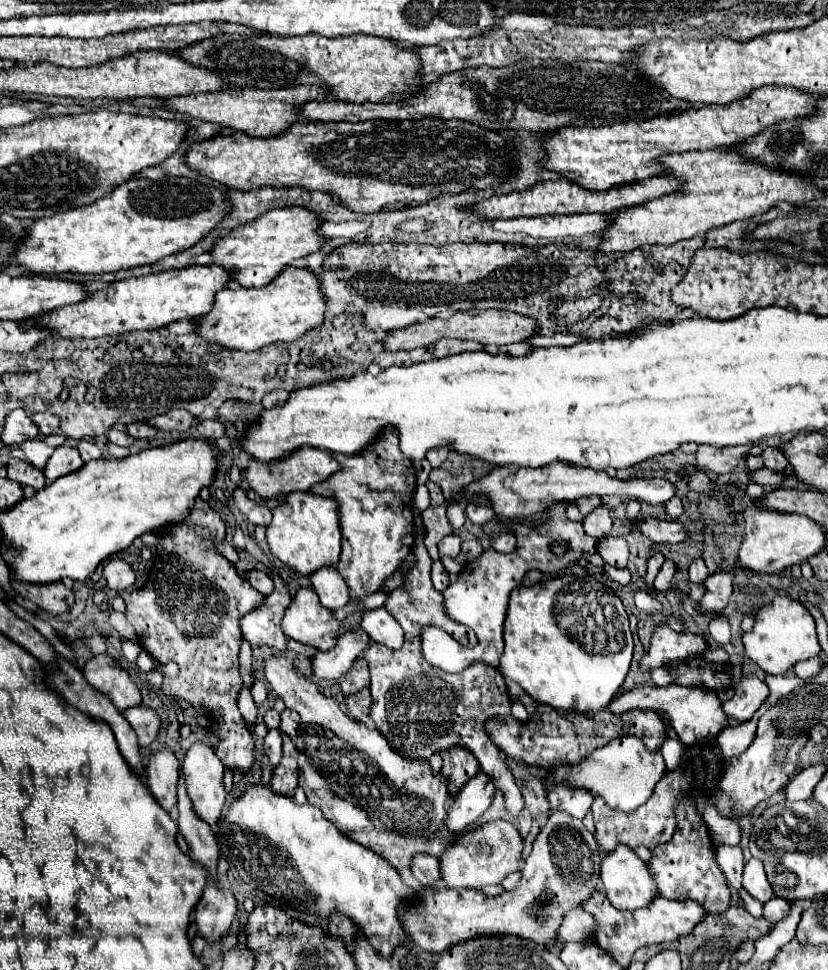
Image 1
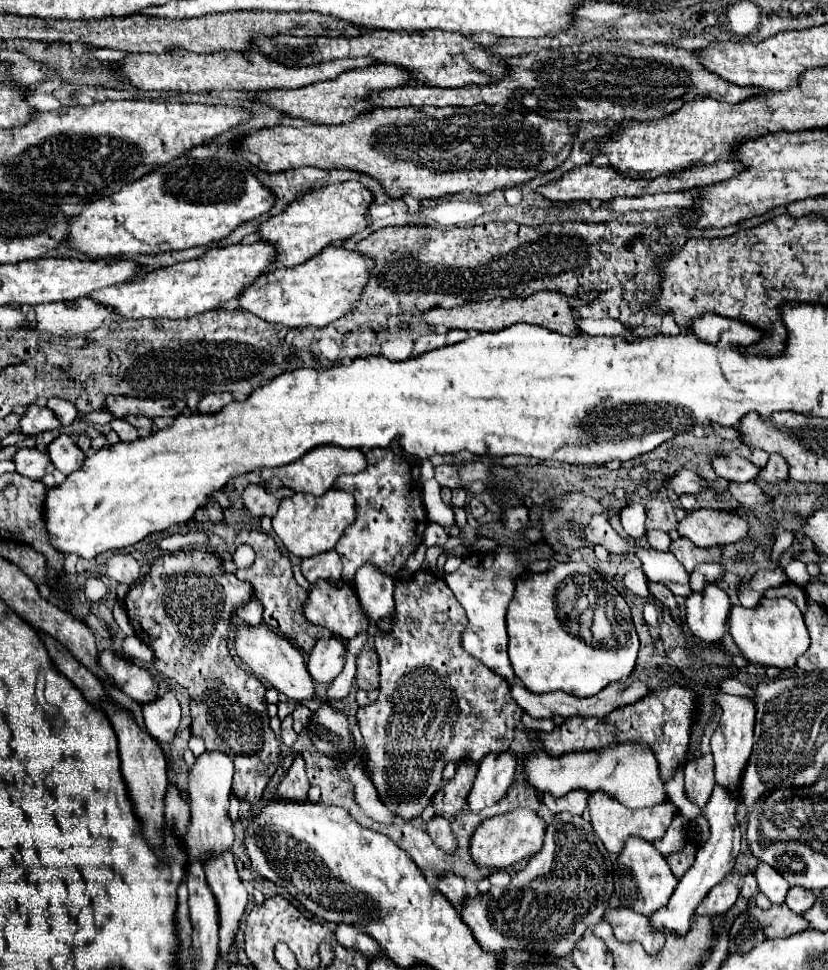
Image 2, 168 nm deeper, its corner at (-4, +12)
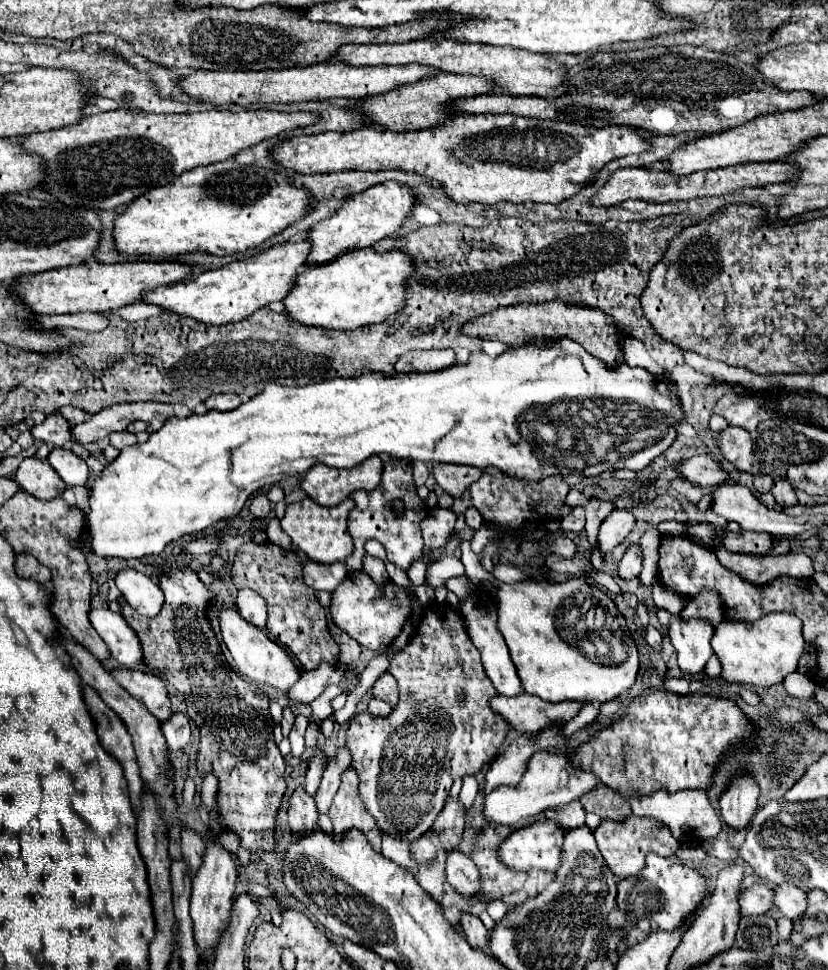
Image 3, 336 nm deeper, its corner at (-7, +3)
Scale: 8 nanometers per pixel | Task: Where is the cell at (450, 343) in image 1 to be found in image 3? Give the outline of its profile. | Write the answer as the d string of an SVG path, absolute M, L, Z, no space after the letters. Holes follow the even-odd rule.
M412 350L396 362L396 372L434 372L456 362L456 350Z

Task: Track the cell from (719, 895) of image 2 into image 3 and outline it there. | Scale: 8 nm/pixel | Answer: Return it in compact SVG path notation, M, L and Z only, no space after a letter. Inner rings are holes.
M754 882L752 886L748 886L740 892L738 904L740 904L742 916L766 914L774 906L772 904L772 888L764 882Z

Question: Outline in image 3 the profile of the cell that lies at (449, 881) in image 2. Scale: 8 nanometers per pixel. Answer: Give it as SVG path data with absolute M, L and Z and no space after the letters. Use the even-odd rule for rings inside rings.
M460 914L460 926L464 930L466 940L472 946L478 946L484 952L488 952L488 930L484 928L484 924L482 924L482 920L478 916L474 916L474 914Z

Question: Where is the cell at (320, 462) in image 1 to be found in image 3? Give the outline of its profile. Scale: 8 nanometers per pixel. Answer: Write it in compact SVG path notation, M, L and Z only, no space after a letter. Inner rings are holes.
M370 456L354 470L338 470L326 464L316 464L300 480L300 488L322 506L336 506L354 490L374 490L382 476L380 456Z

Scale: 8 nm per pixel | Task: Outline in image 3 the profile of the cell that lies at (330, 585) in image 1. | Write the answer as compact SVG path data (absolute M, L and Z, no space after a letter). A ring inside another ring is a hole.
M308 562L304 566L304 582L314 590L326 590L332 592L344 578L346 578L346 566L344 562L330 564L330 568L322 568L322 564Z

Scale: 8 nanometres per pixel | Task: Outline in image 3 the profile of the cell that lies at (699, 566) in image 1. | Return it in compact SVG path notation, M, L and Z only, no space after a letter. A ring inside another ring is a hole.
M706 590L692 596L688 600L688 604L684 606L684 610L680 612L682 618L704 618L704 620L712 620L714 626L720 624L720 620L724 618L724 604L722 600L716 598L716 594L708 594Z

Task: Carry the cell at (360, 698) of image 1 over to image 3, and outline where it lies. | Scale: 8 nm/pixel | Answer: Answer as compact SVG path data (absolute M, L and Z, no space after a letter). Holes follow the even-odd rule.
M370 698L368 700L368 708L366 708L370 714L374 714L374 716L388 716L390 712L392 712L392 708L390 708L390 704L386 704L386 702L382 702L382 700L378 700L378 698Z

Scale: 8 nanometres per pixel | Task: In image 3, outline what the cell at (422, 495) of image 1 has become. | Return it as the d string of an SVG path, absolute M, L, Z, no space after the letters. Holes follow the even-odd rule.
M460 540L462 550L462 564L466 566L466 576L472 580L474 586L484 588L488 586L490 594L498 600L498 628L510 648L512 662L518 670L522 680L522 688L528 694L534 694L546 702L562 702L562 700L578 700L578 702L608 702L622 692L630 690L636 682L638 674L638 652L636 644L632 642L630 632L626 630L626 620L616 612L610 596L596 586L590 586L582 578L570 578L566 582L546 582L546 580L526 580L516 584L500 584L488 574L482 566L478 556L472 552L468 540ZM574 596L574 616L582 616L582 612L590 612L590 616L606 616L616 618L616 636L614 636L614 656L586 656L582 652L586 644L582 644L582 620L578 620L578 636L574 636L574 648L570 648L570 640L558 632L558 604L564 604Z

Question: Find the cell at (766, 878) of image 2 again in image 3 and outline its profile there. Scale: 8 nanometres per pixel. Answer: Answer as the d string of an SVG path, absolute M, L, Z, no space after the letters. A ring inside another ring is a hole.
M778 884L774 888L774 906L782 912L782 916L798 920L806 910L806 892L794 888L794 884Z

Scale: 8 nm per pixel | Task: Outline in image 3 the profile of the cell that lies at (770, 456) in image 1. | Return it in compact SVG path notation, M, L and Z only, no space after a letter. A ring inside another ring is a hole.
M774 478L774 486L772 486L770 492L772 492L772 496L776 498L776 502L780 506L794 506L794 504L798 504L794 488L782 478Z

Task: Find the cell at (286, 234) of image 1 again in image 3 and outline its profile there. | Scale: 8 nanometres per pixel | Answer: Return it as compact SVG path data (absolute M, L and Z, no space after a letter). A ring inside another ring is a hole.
M382 182L376 184L360 194L350 196L340 210L336 210L332 216L324 218L316 226L308 230L308 240L312 242L312 250L306 258L306 266L318 266L324 262L330 262L338 258L340 254L346 254L356 248L372 246L374 242L380 242L382 238L394 234L402 222L406 220L410 208L416 204L412 192L408 186L402 186L398 182Z

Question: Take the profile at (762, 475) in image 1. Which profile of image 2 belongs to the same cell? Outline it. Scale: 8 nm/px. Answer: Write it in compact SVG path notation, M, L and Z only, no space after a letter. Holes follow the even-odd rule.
M731 455L731 457L711 457L711 467L713 471L727 479L727 481L735 481L735 483L745 483L745 481L753 481L759 475L759 467L755 467L749 459L739 457L739 455Z

